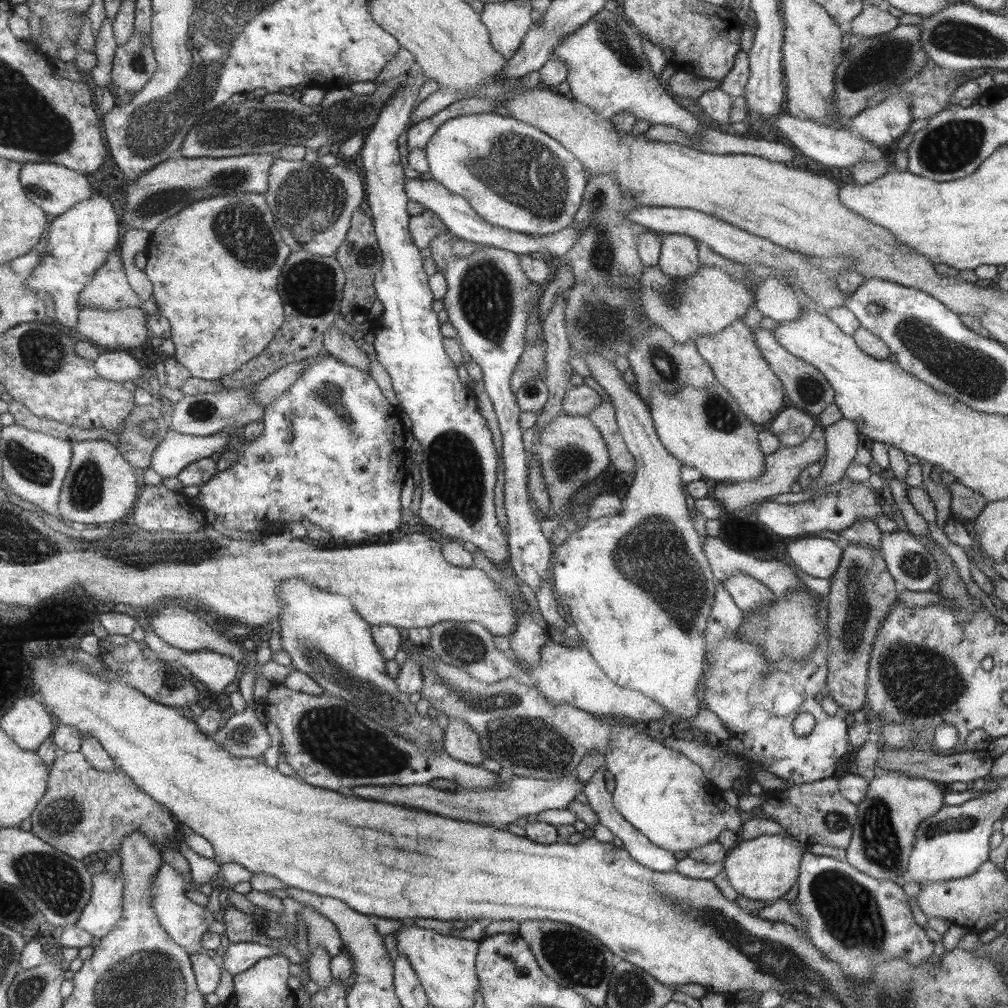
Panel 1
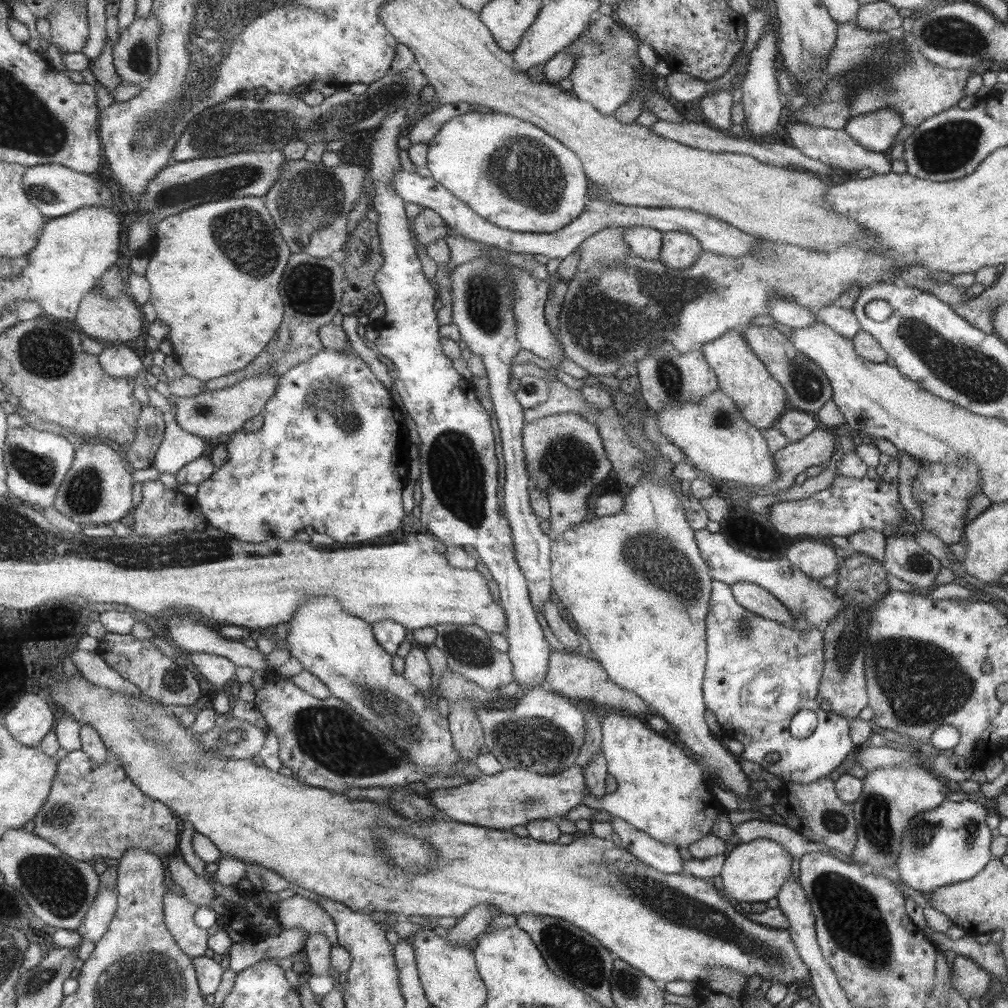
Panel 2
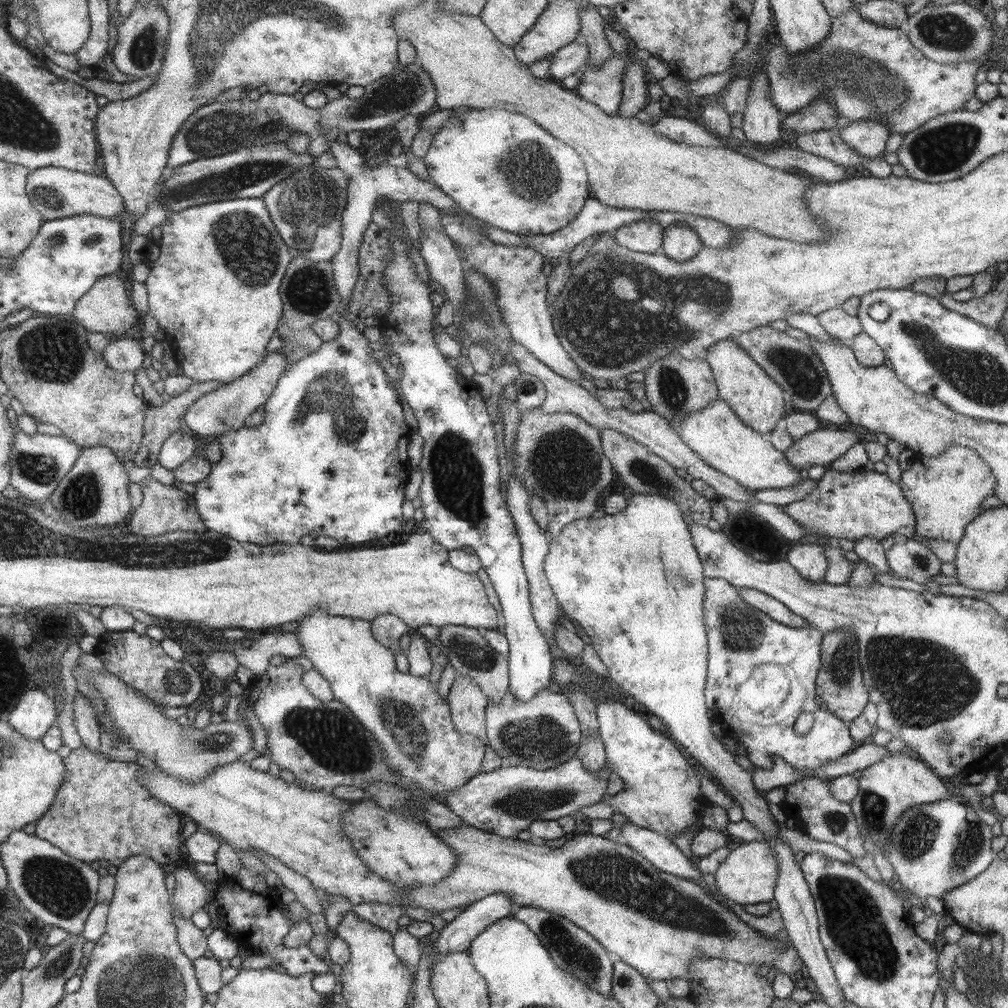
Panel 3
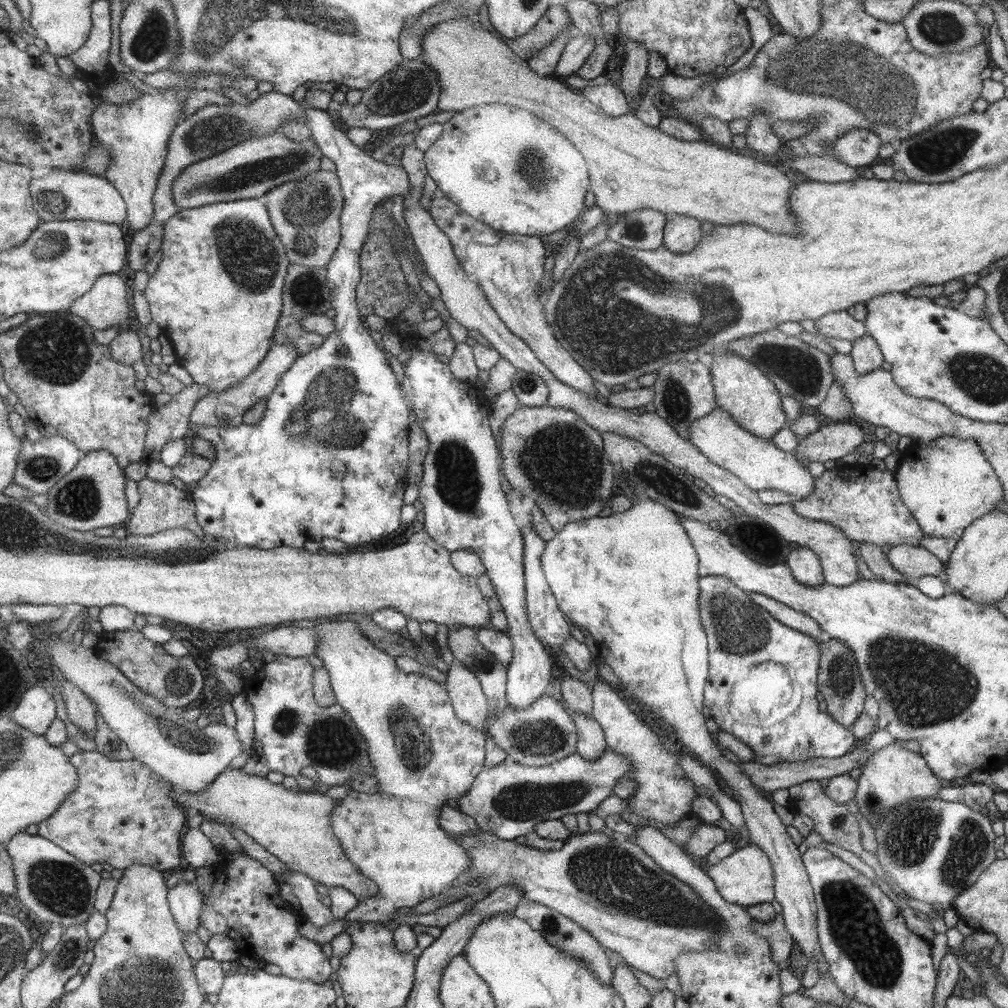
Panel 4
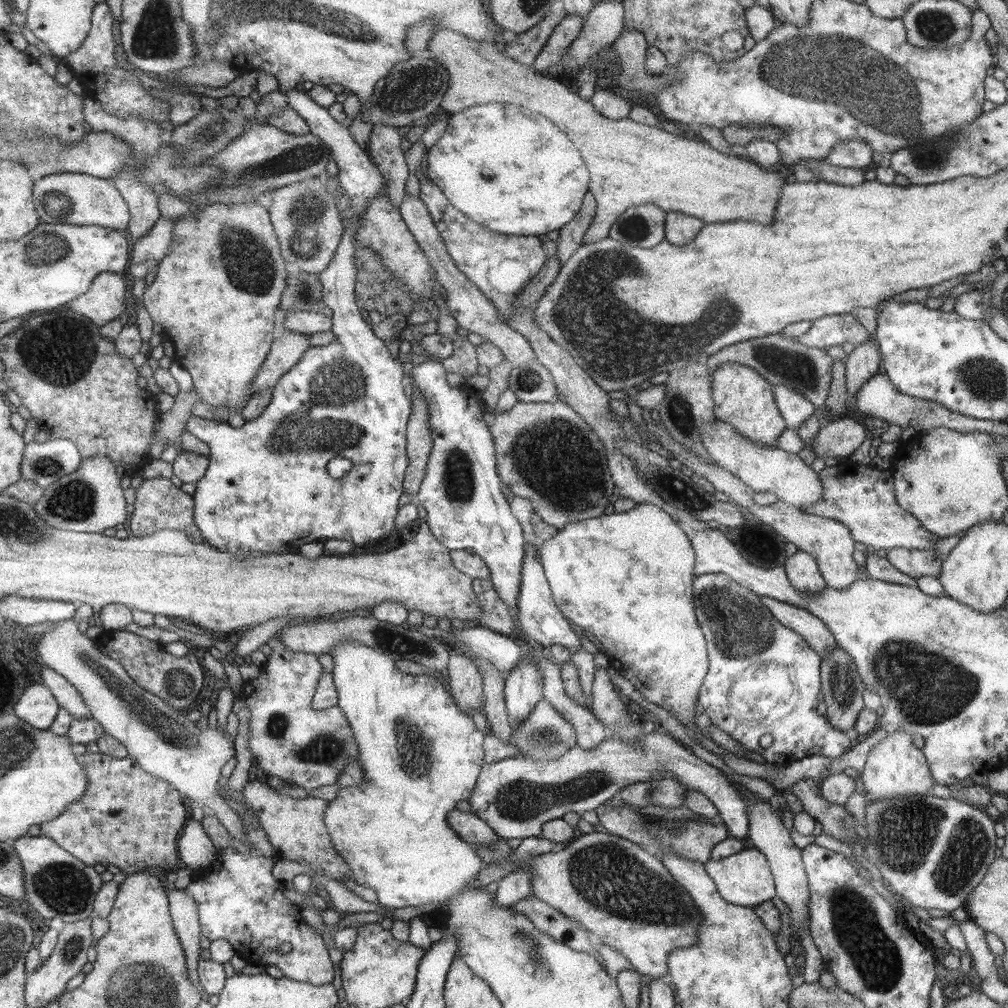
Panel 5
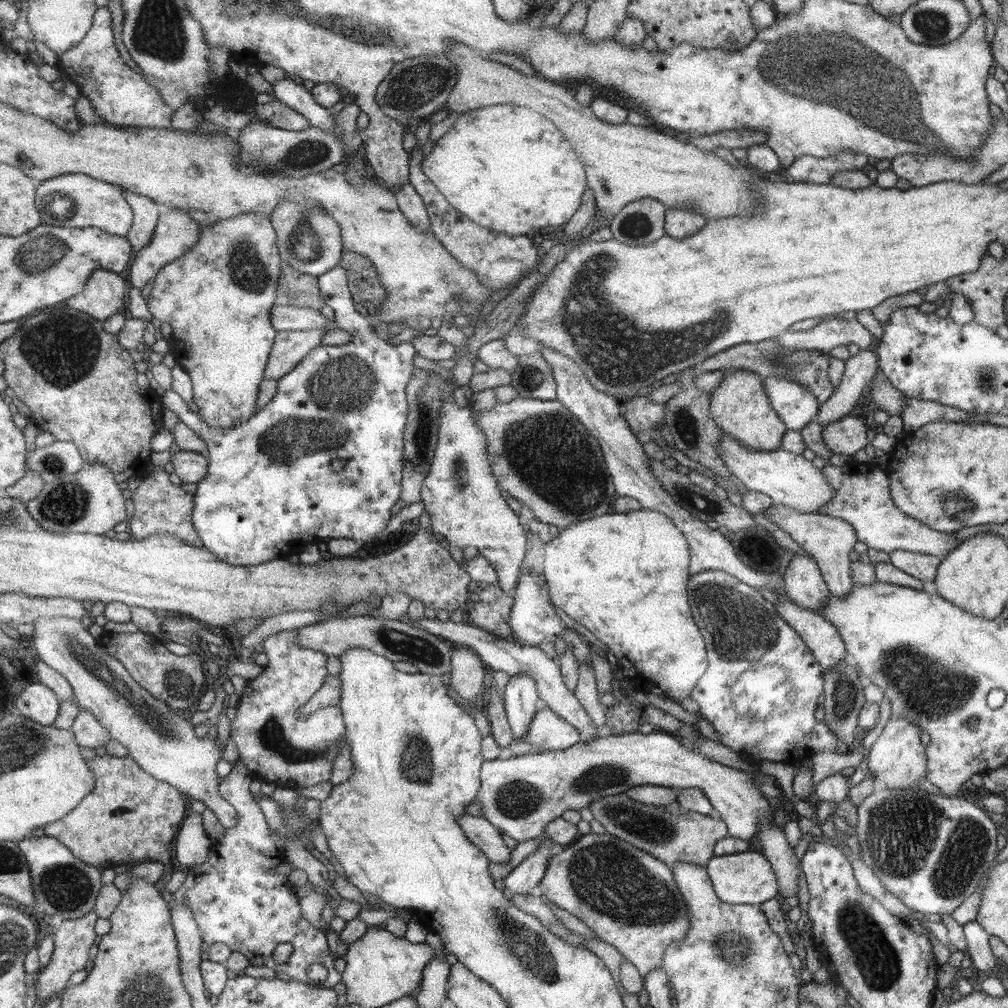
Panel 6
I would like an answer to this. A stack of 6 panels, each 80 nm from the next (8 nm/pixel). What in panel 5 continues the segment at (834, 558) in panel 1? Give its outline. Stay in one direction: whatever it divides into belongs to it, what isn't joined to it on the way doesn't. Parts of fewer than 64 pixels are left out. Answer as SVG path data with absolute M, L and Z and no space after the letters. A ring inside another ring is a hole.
M796 549L786 558L783 568L788 581L802 593L817 594L827 586L817 566L816 559L805 551Z

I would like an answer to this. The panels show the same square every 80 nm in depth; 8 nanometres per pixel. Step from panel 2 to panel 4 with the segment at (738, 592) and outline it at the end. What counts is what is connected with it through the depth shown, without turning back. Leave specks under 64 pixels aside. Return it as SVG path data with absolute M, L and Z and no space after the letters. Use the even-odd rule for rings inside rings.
M748 593L752 601L757 606L763 607L777 622L784 623L788 628L801 631L803 634L813 637L819 645L825 637L820 630L820 626L809 615L797 612L782 602L777 602L772 598L762 594Z

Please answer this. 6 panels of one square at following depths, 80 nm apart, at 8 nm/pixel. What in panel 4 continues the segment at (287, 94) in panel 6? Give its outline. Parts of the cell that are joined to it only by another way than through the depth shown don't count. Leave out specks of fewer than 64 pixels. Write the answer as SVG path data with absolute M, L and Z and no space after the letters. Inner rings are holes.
M299 102L304 108L306 117L306 127L310 130L310 136L315 140L315 143L323 155L329 158L335 165L335 172L340 181L340 189L344 195L344 206L340 212L340 242L337 245L336 252L332 254L331 260L325 266L328 271L328 287L331 288L331 308L335 311L334 329L329 336L325 337L324 342L312 352L305 356L299 356L292 366L282 375L275 389L266 397L265 417L261 423L249 426L243 424L239 427L195 427L192 425L191 431L195 431L197 436L203 437L214 444L215 460L212 463L207 476L201 480L199 484L193 486L192 495L196 499L197 516L200 525L204 528L207 535L214 536L216 539L225 539L230 543L239 543L240 545L252 546L260 549L275 549L280 546L288 546L299 548L303 546L305 540L313 540L319 542L322 538L330 538L341 540L347 546L355 546L361 542L369 542L379 538L381 534L389 534L393 532L401 522L399 522L399 512L402 512L401 498L403 498L403 488L405 488L405 468L407 466L407 424L409 423L409 408L407 402L399 396L399 388L395 382L393 372L389 370L389 366L385 364L381 352L377 350L375 342L369 338L367 330L361 326L359 320L360 310L355 306L356 284L360 280L360 250L364 245L364 240L368 237L368 229L371 227L369 220L372 218L374 209L385 202L388 198L398 196L405 198L408 194L409 177L407 173L397 165L388 165L381 161L372 159L365 150L353 145L345 133L342 133L339 128L335 129L332 119L326 111L309 106L307 102ZM344 464L343 476L335 477L333 466Z

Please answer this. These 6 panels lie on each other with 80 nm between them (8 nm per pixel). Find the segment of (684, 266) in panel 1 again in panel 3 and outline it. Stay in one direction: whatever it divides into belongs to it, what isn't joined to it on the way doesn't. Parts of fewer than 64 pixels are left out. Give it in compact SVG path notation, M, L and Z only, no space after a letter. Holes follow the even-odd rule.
M674 224L662 229L661 251L673 262L685 262L696 256L703 244L696 235L696 231L691 230L686 224Z

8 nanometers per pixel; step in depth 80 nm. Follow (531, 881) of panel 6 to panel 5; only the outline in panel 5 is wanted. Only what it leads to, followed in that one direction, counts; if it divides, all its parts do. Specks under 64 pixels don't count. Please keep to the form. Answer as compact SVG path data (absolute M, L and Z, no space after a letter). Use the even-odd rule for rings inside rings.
M528 868L511 871L500 878L493 893L493 903L499 907L512 908L515 902L526 898L531 892L531 875Z

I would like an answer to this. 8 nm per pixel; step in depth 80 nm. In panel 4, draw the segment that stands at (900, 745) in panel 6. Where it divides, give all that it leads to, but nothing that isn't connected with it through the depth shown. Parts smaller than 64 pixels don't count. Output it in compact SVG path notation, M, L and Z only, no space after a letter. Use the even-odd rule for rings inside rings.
M895 739L891 744L872 751L871 757L861 768L853 800L859 814L875 830L880 819L895 807L917 799L933 799L940 788L940 780L929 771L921 755L899 747Z

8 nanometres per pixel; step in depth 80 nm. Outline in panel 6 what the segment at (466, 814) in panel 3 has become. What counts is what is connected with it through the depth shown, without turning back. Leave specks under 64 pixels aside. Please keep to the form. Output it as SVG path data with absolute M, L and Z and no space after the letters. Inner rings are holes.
M658 729L643 734L633 732L615 736L594 736L587 742L577 741L565 750L543 750L528 752L521 756L498 760L495 756L491 761L485 761L480 767L481 786L475 800L481 809L482 817L493 826L500 835L508 836L518 843L531 839L538 839L547 828L550 821L559 818L564 811L579 812L593 801L601 797L624 794L633 786L651 784L673 790L697 788L697 791L707 798L714 815L725 824L728 837L747 842L749 838L757 838L761 822L773 820L769 818L767 800L759 793L754 778L762 774L737 771L723 763L707 760L703 755L697 756L683 748L677 740L667 736L667 732Z

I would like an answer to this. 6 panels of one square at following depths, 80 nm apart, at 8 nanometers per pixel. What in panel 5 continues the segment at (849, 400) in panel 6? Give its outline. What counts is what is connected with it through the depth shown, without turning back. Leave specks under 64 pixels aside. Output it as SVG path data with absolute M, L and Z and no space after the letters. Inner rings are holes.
M870 338L861 342L844 364L844 377L848 395L854 398L856 390L879 370L880 350Z

